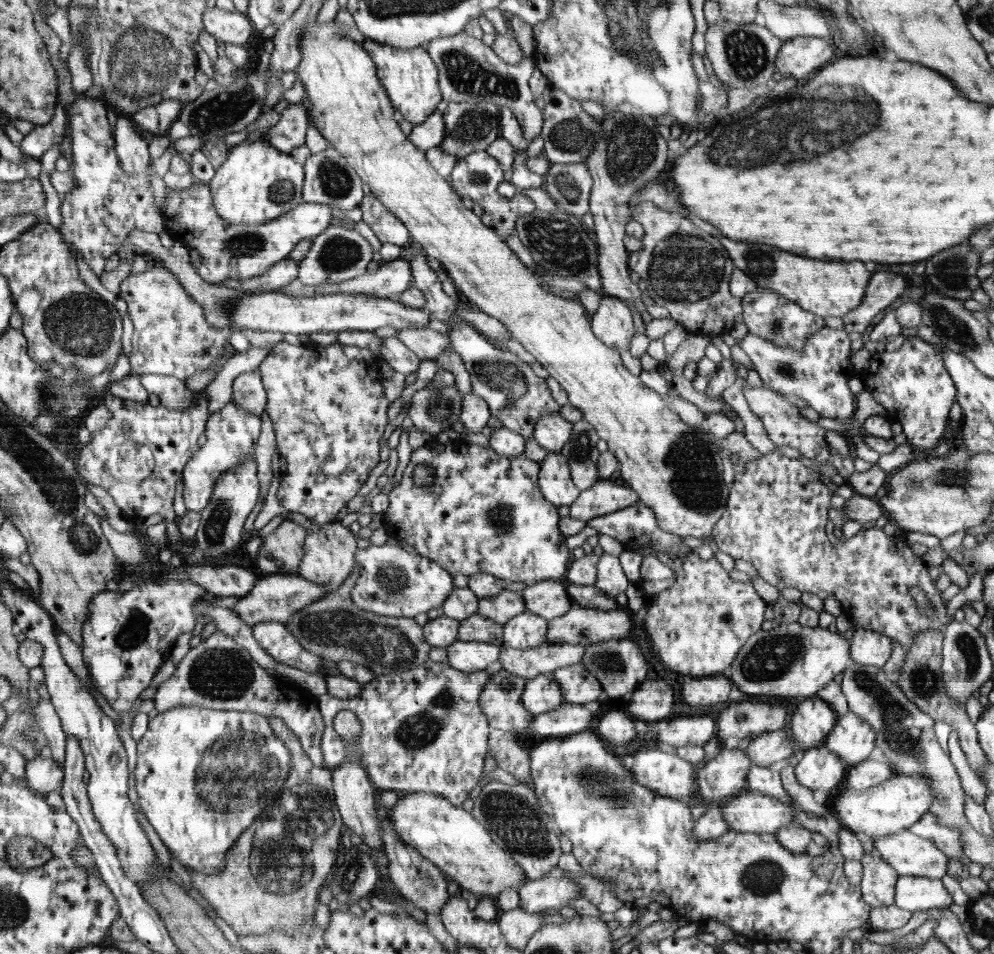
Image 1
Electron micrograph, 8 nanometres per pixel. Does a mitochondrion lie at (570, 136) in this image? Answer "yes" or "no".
yes

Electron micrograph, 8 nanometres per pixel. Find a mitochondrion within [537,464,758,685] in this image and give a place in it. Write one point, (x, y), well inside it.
(606, 662)

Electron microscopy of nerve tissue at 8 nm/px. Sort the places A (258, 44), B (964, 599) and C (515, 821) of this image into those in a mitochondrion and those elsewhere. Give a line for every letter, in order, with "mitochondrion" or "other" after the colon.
A: other
B: other
C: mitochondrion

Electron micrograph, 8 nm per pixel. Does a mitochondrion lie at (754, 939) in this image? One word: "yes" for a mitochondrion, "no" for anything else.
no

